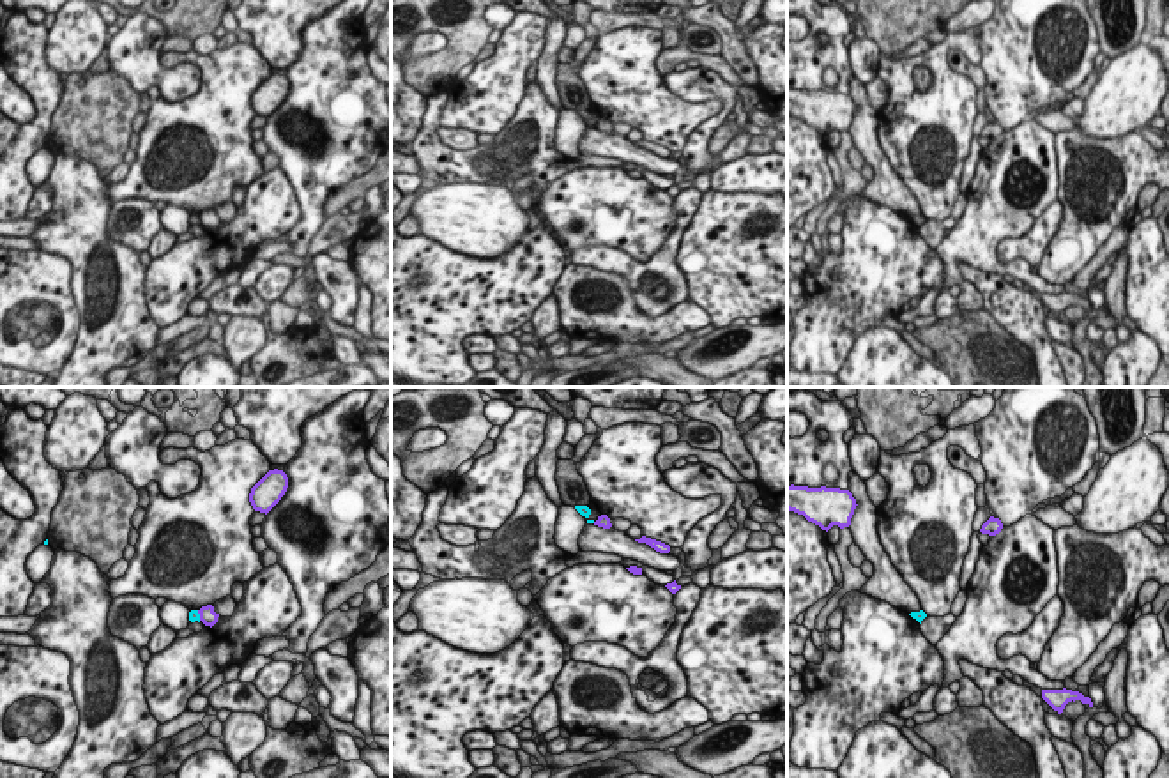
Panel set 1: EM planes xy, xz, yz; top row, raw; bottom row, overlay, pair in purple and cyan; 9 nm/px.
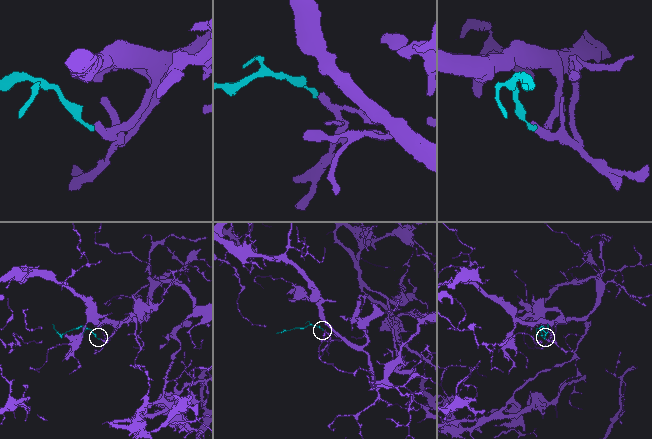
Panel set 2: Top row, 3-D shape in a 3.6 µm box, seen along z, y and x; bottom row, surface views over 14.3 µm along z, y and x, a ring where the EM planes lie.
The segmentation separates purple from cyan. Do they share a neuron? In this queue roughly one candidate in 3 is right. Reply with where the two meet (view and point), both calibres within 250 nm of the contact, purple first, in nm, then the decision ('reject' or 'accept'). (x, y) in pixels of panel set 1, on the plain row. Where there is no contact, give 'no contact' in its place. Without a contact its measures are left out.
meets purple in xy at (200, 220); 160 nm thick on the purple side, 100 nm on the other; reject

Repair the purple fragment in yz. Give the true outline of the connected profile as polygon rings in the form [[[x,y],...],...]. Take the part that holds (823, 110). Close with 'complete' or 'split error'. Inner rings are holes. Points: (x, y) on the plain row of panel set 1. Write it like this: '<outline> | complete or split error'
[[[787,90],[787,113],[803,118],[826,136],[833,129],[849,131],[856,110],[856,103],[849,94]]] | complete

